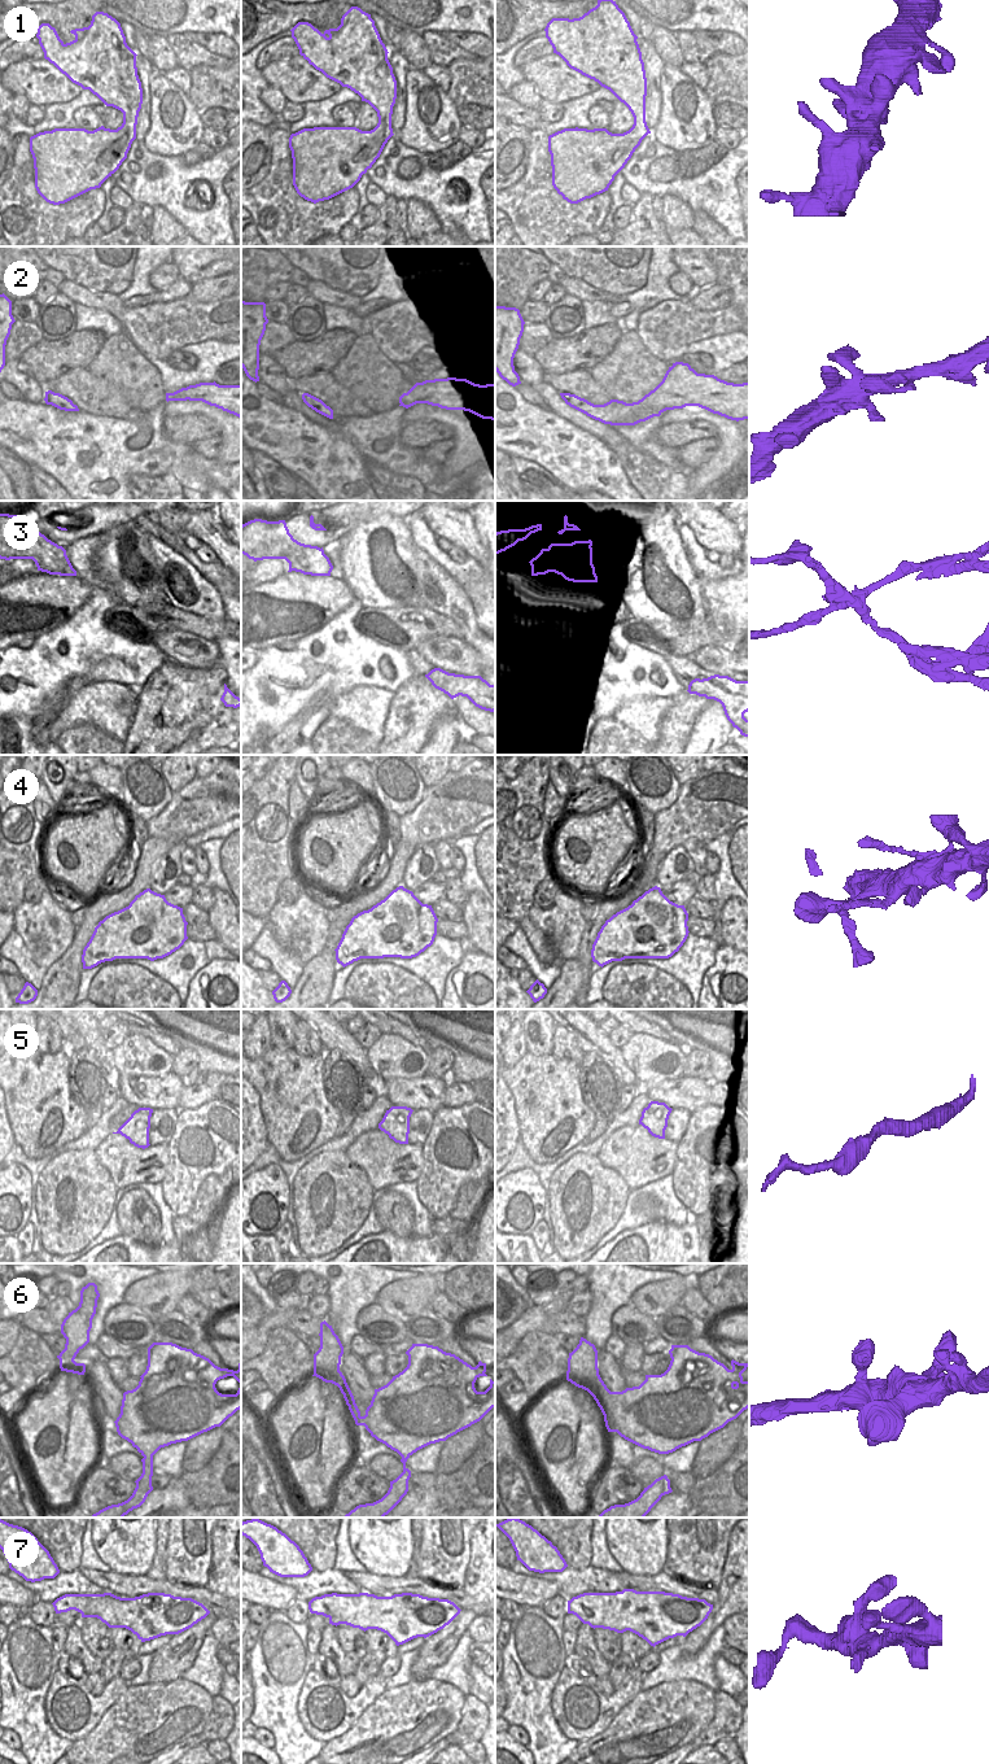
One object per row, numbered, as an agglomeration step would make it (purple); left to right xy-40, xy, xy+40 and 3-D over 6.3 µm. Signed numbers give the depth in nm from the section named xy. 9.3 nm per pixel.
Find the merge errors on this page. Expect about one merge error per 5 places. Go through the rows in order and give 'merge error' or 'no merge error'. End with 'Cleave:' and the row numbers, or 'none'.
1: no merge error
2: no merge error
3: merge error
4: no merge error
5: no merge error
6: no merge error
7: no merge error
Cleave: 3

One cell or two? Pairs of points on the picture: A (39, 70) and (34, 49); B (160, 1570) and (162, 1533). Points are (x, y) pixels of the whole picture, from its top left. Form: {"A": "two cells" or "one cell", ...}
{"A": "two cells", "B": "one cell"}

